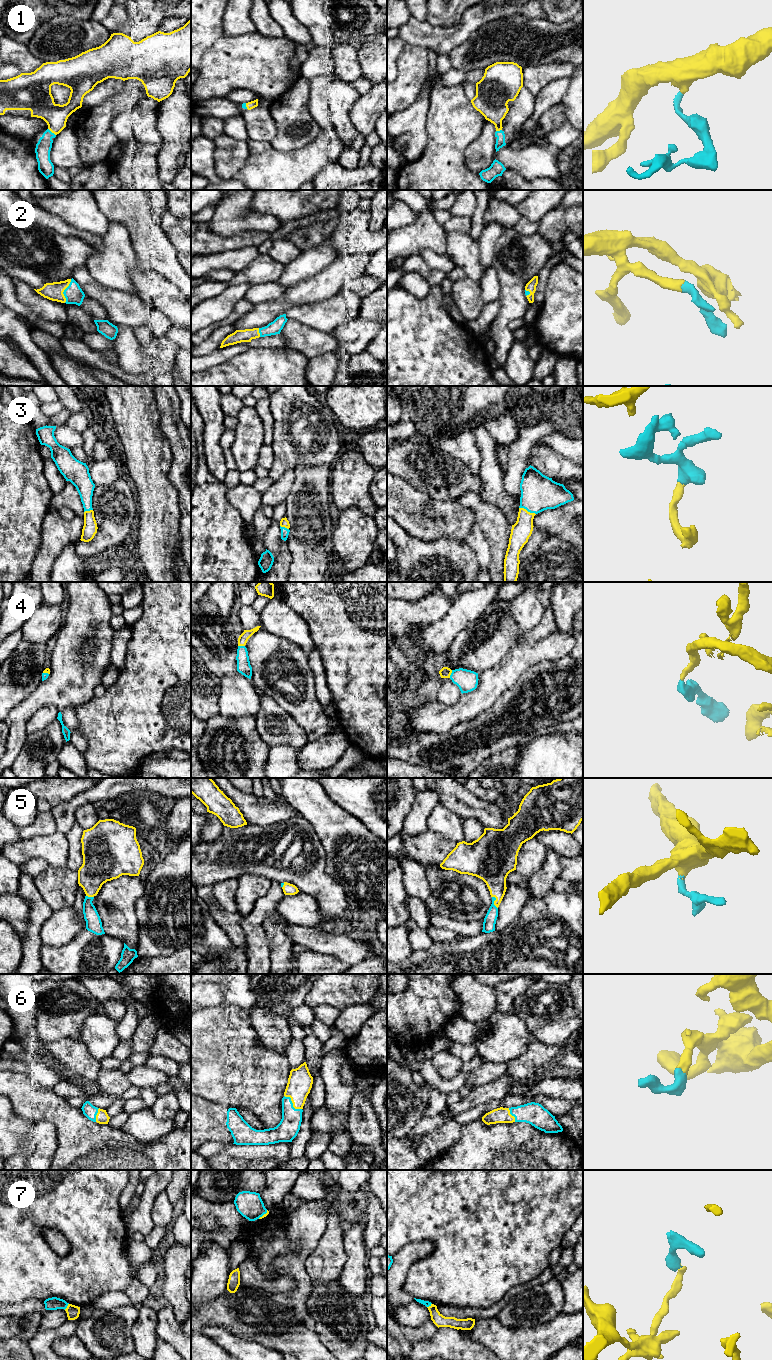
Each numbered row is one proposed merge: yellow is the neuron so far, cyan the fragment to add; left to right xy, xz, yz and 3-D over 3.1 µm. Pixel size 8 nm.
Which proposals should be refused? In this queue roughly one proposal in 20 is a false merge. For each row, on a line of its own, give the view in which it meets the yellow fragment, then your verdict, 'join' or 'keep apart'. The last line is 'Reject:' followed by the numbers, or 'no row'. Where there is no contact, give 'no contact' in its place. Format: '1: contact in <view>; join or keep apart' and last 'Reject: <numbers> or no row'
1: contact in xy; join
2: contact in xy; join
3: contact in yz; join
4: contact in yz; join
5: contact in yz; join
6: contact in xz; join
7: contact in xy; join
Reject: no row

